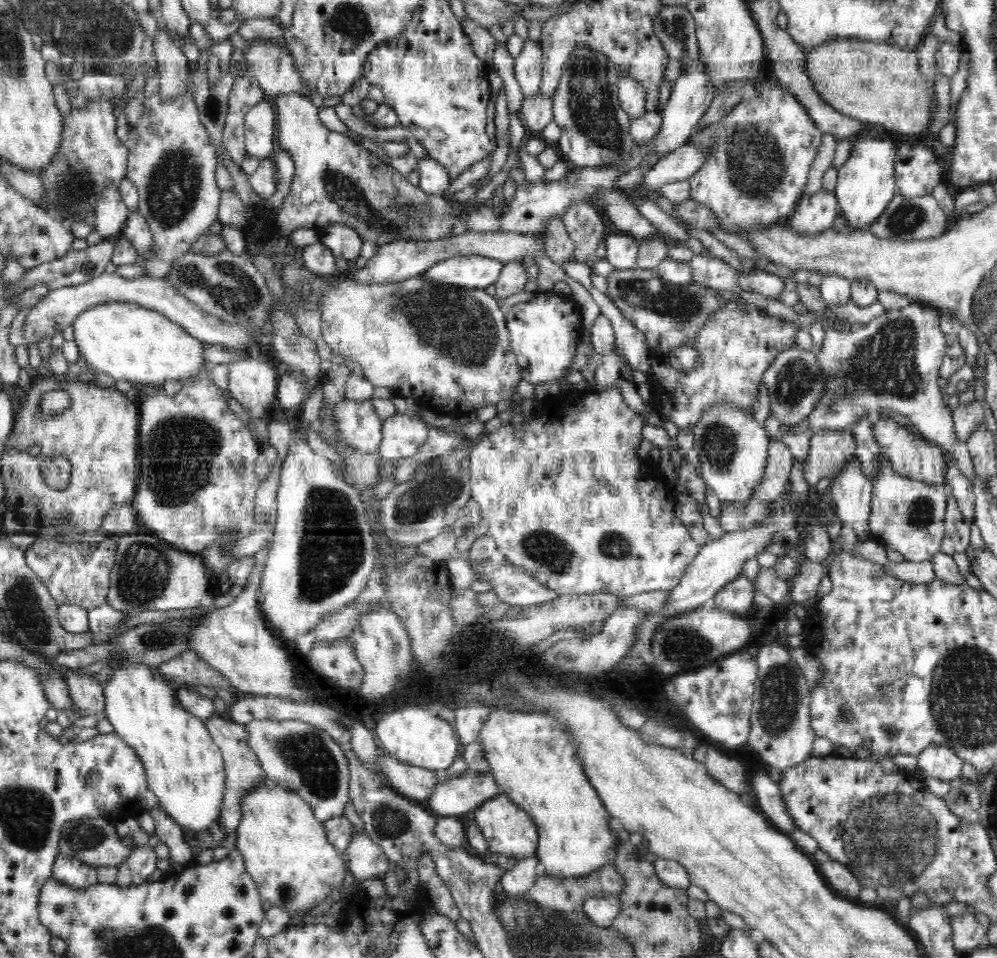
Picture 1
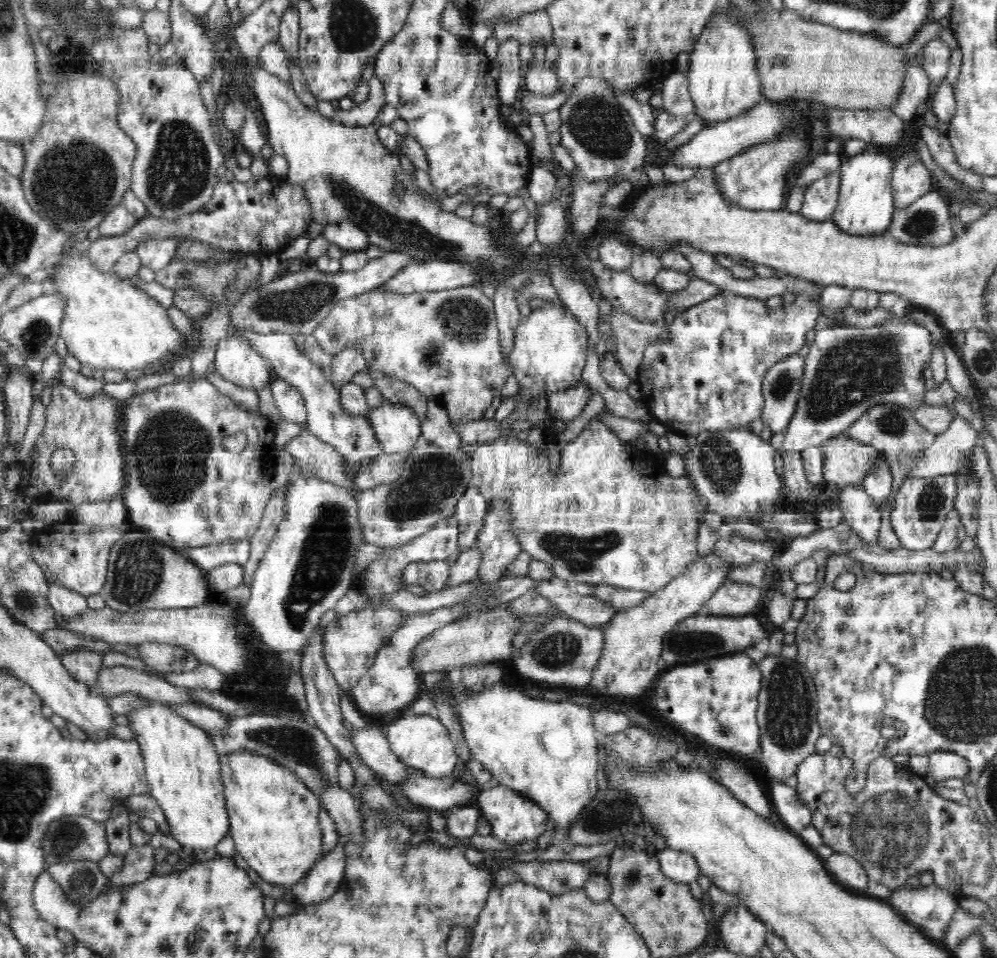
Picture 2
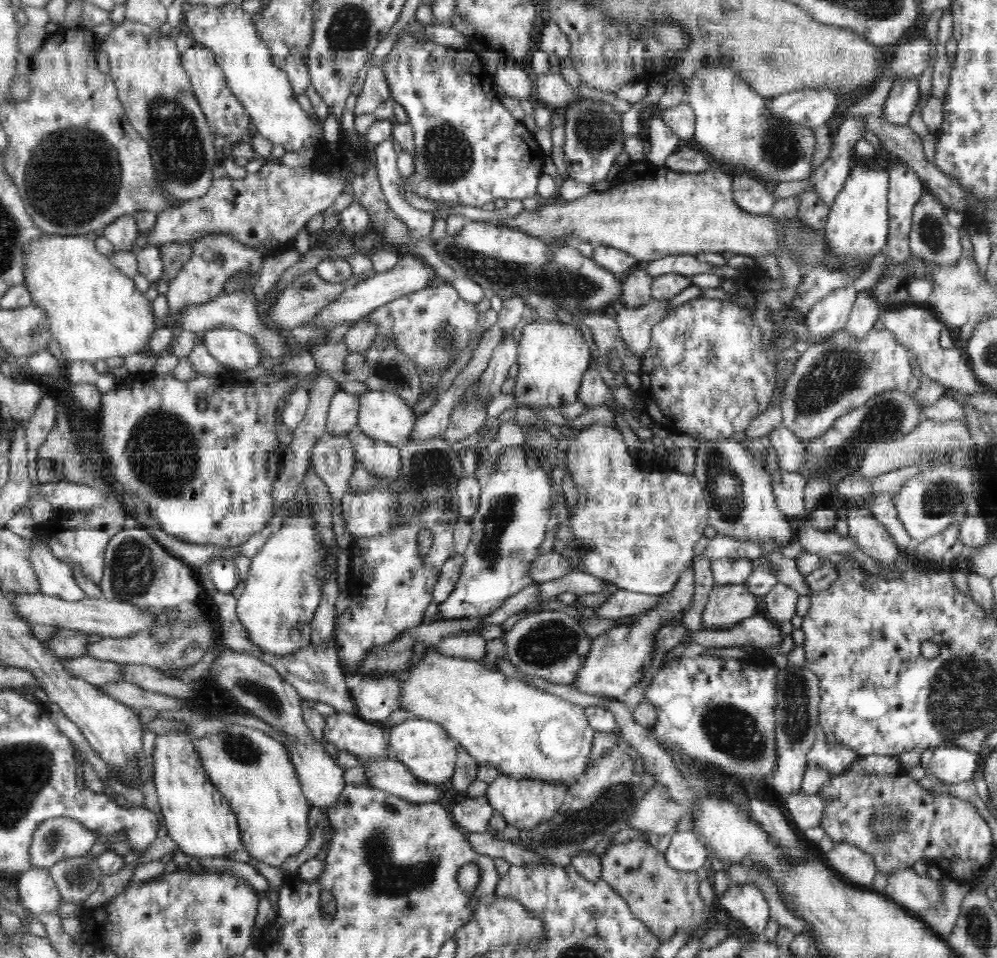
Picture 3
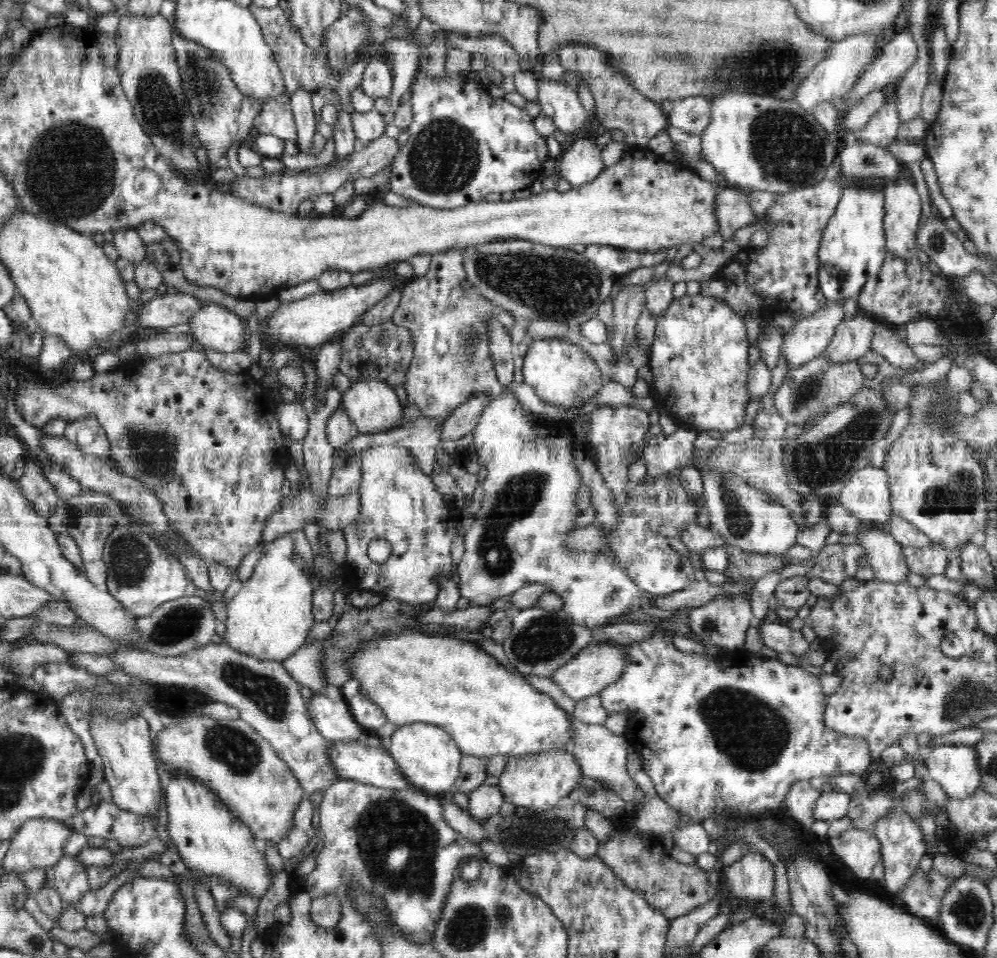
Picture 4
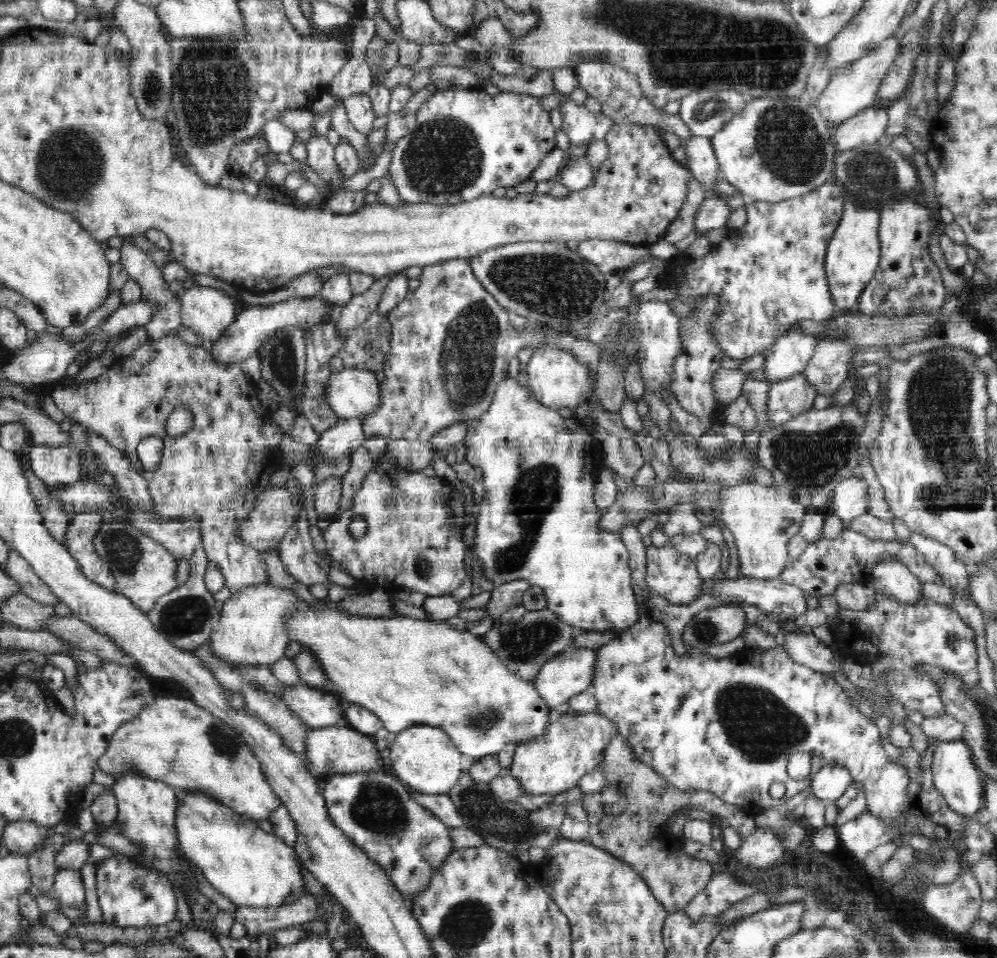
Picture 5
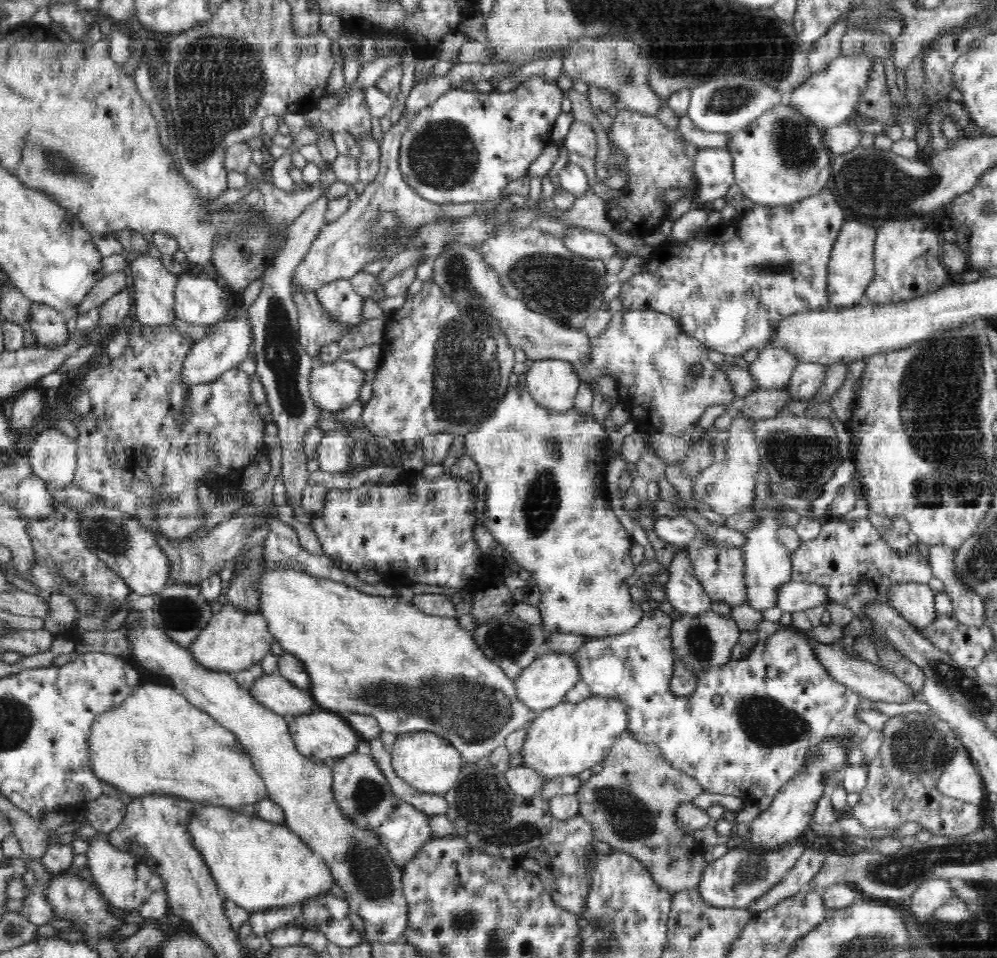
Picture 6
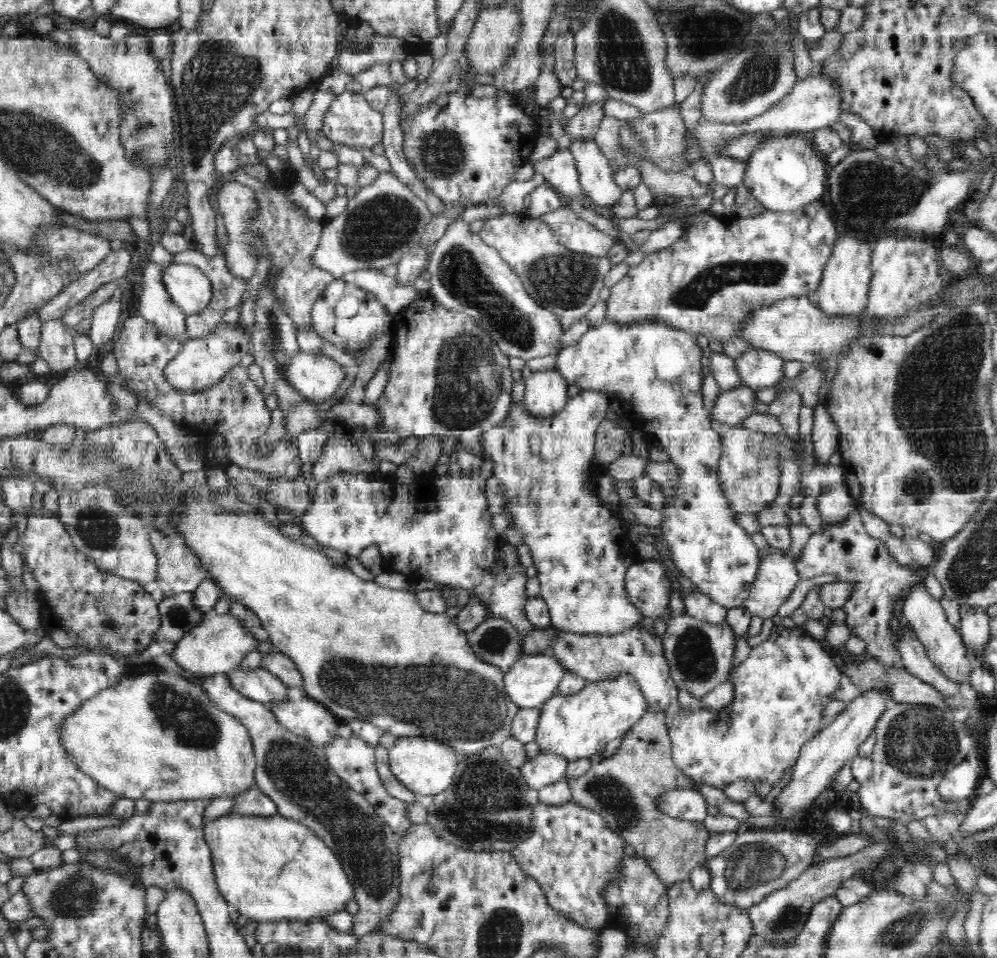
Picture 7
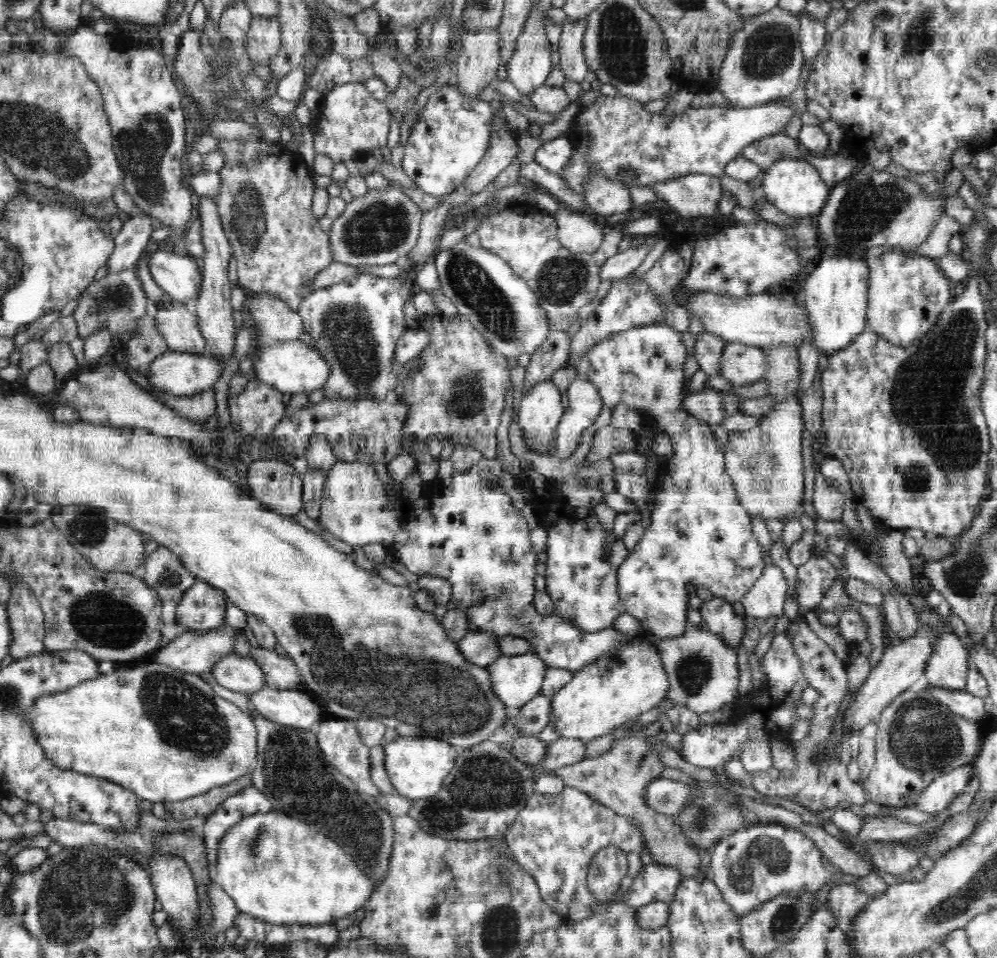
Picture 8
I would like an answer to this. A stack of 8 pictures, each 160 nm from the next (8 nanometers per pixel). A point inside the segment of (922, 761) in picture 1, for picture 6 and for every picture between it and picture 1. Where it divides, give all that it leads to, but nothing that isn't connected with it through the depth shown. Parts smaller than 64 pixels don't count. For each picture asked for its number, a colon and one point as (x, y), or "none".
2: (943, 765)
3: (951, 764)
4: (955, 767)
5: (954, 774)
6: (960, 779)

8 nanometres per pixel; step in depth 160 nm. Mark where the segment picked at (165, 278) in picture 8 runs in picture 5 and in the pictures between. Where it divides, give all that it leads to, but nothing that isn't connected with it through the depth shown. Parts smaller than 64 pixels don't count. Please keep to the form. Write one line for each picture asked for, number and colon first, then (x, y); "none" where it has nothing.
5: (209, 312)
6: (198, 300)
7: (189, 288)

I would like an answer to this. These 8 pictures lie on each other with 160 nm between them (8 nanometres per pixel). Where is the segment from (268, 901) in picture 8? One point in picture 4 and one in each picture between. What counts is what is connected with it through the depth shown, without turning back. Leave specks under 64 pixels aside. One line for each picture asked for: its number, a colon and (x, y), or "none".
4: (208, 836)
5: (252, 868)
6: (259, 865)
7: (269, 868)

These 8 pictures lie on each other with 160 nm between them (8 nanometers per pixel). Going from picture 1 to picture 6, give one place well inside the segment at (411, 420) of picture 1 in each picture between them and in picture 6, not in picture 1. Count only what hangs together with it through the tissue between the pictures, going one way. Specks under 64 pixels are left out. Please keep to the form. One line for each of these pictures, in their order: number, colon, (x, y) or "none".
2: (397, 427)
3: (384, 416)
4: (373, 405)
5: (352, 393)
6: (334, 386)

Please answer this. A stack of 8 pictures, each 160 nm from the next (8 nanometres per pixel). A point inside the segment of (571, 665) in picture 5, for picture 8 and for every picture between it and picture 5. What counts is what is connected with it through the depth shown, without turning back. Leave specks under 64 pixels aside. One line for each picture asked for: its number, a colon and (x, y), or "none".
6: (543, 684)
7: (533, 679)
8: (516, 679)

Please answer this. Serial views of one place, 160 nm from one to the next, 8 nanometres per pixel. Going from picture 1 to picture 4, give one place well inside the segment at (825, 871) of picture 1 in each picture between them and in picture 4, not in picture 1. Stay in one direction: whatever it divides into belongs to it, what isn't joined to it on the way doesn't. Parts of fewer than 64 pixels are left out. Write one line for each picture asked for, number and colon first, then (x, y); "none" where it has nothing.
2: (849, 873)
3: (850, 863)
4: (859, 849)

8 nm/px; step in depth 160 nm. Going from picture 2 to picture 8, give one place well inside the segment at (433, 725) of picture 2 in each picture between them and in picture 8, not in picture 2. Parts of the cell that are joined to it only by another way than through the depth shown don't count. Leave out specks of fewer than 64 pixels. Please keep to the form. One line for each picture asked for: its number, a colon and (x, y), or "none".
3: (423, 745)
4: (427, 755)
5: (423, 757)
6: (427, 762)
7: (426, 766)
8: (417, 766)

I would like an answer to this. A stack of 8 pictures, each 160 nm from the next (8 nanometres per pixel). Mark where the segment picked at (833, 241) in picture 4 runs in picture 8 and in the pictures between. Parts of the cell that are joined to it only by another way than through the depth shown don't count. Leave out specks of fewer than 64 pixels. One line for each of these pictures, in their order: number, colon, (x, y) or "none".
5: (852, 258)
6: (851, 266)
7: (844, 287)
8: (836, 289)

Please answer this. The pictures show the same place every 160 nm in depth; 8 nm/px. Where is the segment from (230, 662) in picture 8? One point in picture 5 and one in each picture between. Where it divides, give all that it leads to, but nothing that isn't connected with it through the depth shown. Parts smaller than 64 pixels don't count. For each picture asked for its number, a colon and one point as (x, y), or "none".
5: (318, 709)
6: (276, 693)
7: (260, 685)

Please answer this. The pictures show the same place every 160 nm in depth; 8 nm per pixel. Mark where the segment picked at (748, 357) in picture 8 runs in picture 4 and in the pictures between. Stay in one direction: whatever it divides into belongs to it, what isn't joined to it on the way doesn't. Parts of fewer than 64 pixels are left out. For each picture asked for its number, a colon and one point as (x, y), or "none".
4: (812, 334)
5: (790, 353)
6: (773, 368)
7: (758, 368)

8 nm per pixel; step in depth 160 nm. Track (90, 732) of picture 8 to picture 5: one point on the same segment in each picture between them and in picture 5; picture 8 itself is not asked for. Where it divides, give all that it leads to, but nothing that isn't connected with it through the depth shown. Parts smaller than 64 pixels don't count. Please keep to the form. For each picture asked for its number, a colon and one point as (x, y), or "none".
5: (173, 740)
6: (156, 742)
7: (156, 736)

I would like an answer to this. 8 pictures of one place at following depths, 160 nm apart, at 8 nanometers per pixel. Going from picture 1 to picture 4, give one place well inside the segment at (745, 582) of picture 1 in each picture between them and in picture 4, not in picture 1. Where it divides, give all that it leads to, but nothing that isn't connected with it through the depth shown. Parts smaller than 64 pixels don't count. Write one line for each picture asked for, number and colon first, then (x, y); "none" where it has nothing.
2: (733, 599)
3: (727, 605)
4: (723, 622)

